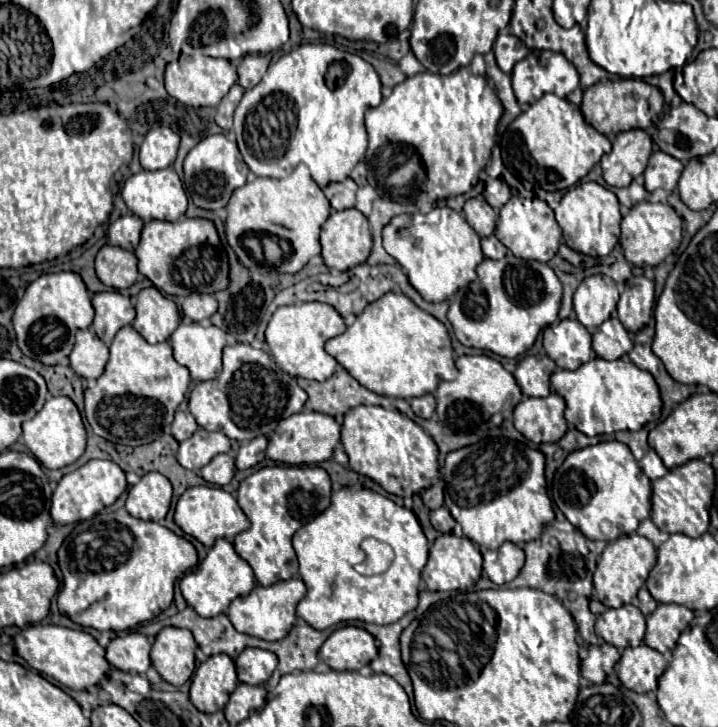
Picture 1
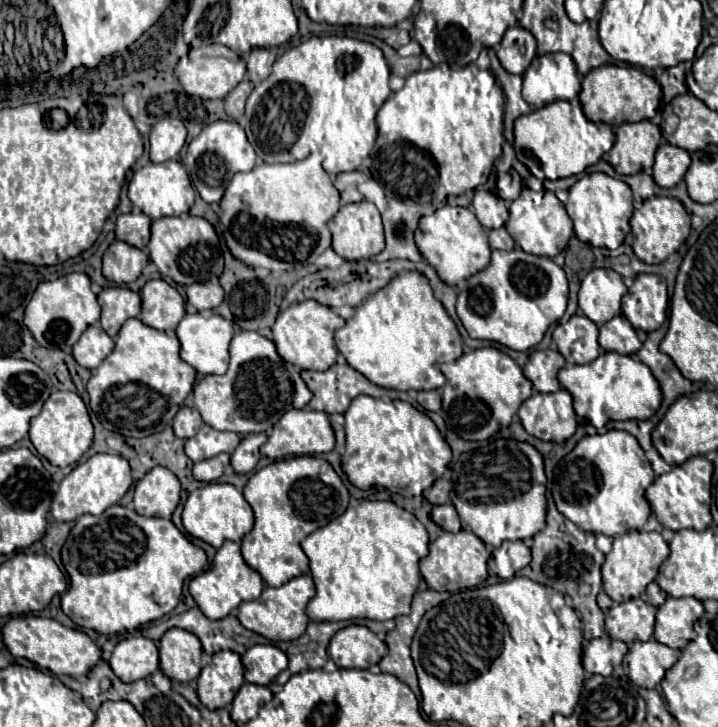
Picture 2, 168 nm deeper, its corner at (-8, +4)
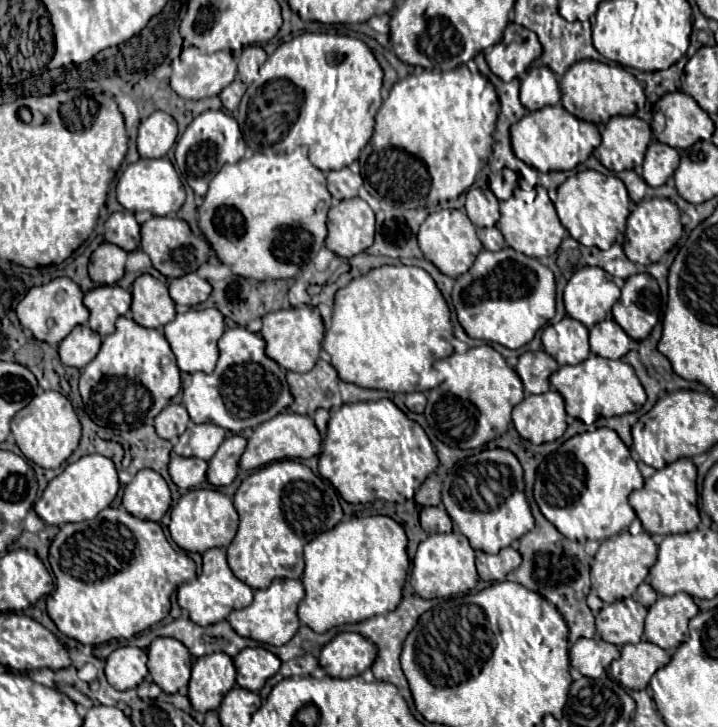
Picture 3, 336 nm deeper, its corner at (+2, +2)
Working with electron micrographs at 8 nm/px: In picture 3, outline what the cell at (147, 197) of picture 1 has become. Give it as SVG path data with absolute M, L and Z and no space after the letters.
M139 158L129 164L117 182L117 200L129 212L151 212L153 216L175 214L185 202L185 188L169 158Z

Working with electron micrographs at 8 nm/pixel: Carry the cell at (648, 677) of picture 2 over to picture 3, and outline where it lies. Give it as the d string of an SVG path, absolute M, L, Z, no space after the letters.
M651 642L625 644L620 650L620 657L611 663L609 672L622 686L645 690L651 676L669 660L671 656Z

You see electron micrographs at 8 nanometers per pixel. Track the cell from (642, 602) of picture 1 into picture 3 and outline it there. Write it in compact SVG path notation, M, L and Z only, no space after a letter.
M643 582L643 584L639 584L639 588L637 588L637 600L643 604L643 606L651 606L655 600L657 600L657 592L647 584L647 582Z

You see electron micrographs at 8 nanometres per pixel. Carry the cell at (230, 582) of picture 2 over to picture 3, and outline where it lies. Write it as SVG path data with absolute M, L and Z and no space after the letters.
M211 548L203 554L203 570L193 582L185 582L177 588L177 602L189 614L189 618L199 626L209 626L219 620L225 620L231 610L245 608L253 602L253 590L235 578L227 566L225 548Z

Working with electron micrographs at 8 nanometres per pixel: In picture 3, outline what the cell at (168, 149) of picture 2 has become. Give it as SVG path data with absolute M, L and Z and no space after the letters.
M153 112L139 124L137 150L143 158L163 158L177 140L177 122L167 112Z

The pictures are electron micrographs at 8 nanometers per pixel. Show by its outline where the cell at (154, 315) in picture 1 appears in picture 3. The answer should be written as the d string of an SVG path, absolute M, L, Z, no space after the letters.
M141 274L131 286L131 318L145 328L161 328L175 318L175 302L167 286L151 274Z

